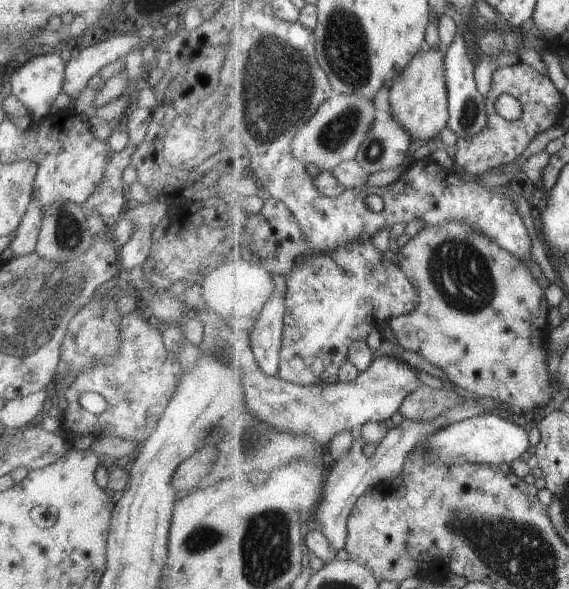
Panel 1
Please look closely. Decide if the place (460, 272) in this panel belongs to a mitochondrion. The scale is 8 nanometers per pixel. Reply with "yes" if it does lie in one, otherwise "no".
yes

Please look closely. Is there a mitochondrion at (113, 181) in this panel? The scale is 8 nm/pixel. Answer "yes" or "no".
no

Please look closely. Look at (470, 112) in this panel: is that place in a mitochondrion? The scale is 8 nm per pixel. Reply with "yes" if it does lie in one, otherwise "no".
yes

